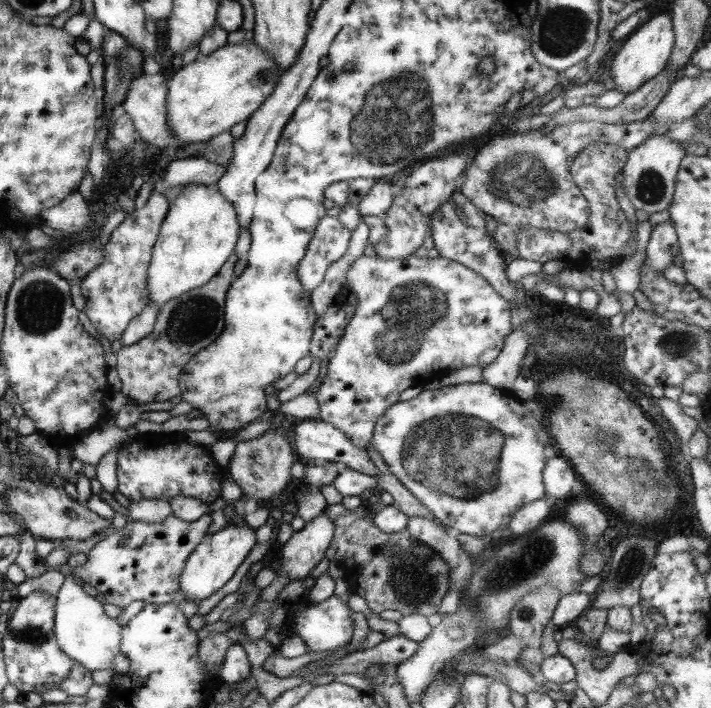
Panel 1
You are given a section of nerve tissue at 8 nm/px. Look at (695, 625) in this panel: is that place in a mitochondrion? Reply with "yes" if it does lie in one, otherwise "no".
no

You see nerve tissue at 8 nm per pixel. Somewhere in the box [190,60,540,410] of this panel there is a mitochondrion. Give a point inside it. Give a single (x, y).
(393, 119)

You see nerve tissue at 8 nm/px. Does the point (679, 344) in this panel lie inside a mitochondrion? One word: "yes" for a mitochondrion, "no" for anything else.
yes

